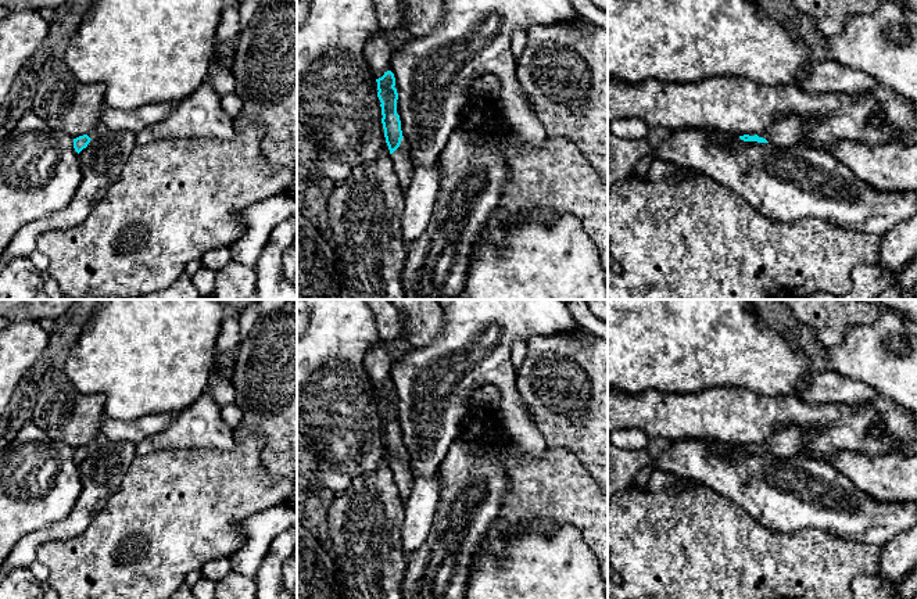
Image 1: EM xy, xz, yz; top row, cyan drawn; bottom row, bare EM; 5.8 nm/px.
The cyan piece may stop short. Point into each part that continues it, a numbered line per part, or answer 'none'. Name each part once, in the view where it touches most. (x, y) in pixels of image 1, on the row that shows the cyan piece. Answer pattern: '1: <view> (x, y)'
1: xz (401, 161)

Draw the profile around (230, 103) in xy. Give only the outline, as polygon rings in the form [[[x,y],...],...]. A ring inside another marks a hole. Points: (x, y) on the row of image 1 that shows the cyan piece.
[[[233,92],[222,96],[221,105],[232,118],[237,116],[243,110],[243,100]]]

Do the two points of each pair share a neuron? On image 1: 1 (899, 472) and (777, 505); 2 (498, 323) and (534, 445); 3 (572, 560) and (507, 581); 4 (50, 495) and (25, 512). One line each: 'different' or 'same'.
1: different
2: same
3: same
4: same

